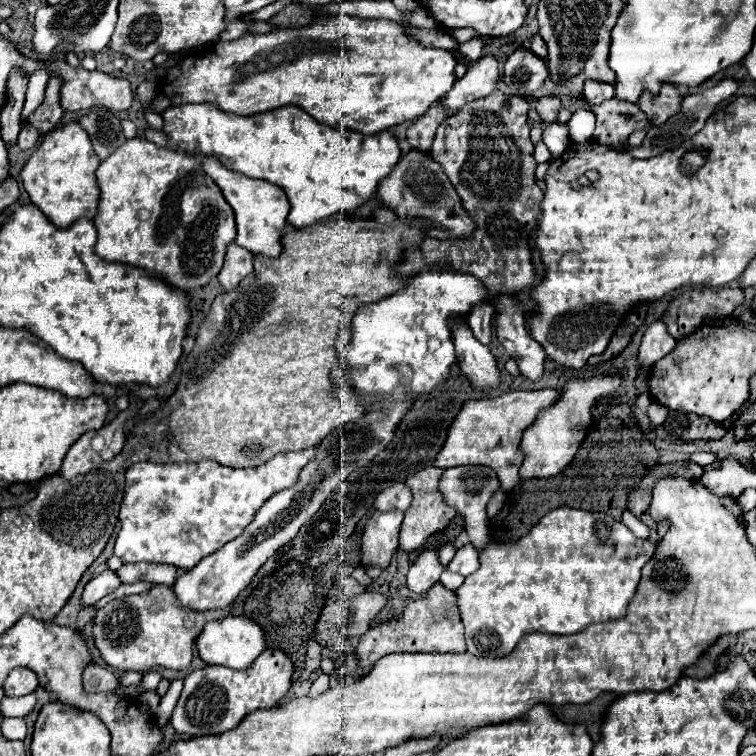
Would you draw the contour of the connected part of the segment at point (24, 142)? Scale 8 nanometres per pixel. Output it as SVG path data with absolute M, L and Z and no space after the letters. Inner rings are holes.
M22 125L22 129L20 129L20 135L18 135L18 145L20 145L20 149L32 149L32 147L36 147L36 143L38 143L38 139L40 139L40 133L38 133L38 129L36 127L32 127L32 125Z

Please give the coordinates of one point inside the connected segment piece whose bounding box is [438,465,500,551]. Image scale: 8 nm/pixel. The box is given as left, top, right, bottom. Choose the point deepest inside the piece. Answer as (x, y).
(468, 489)

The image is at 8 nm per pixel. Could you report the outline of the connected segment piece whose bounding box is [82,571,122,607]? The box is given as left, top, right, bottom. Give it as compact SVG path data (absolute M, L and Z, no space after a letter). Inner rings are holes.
M102 571L100 575L96 575L84 589L84 595L82 595L82 605L88 607L88 605L94 605L96 601L100 601L102 597L114 593L118 587L122 585L120 577L114 573L114 571Z

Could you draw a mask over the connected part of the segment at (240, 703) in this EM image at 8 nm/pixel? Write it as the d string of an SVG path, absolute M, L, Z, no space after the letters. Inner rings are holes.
M266 649L248 669L202 667L184 679L184 689L172 711L170 725L182 735L218 735L234 729L244 715L256 709L270 709L280 703L292 683L292 661L278 649Z

